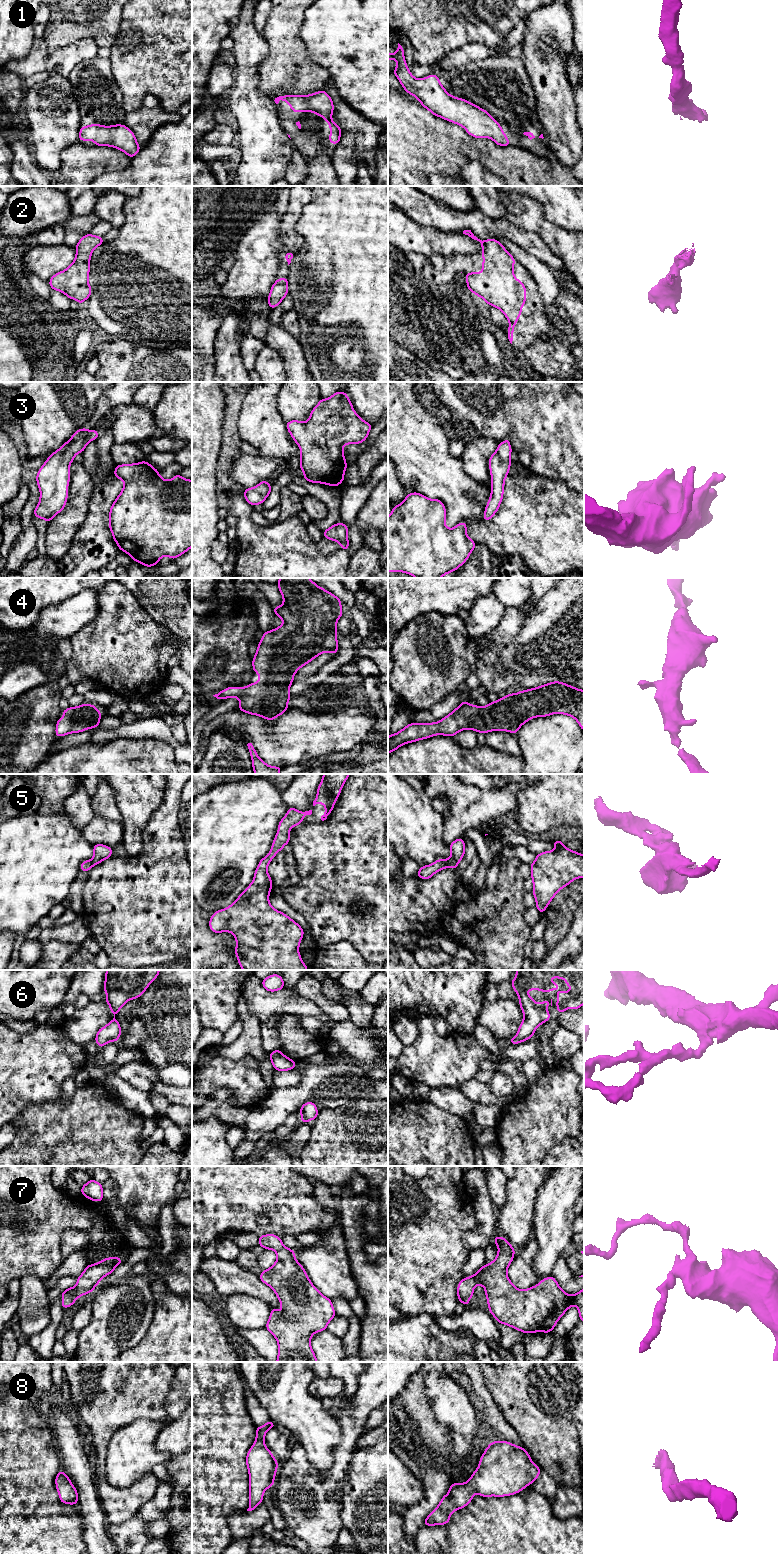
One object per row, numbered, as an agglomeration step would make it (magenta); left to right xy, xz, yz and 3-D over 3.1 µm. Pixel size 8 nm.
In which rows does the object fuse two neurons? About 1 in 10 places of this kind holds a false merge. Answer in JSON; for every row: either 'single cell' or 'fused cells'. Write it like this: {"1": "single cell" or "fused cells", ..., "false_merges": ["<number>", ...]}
{"1": "single cell", "2": "single cell", "3": "single cell", "4": "single cell", "5": "single cell", "6": "single cell", "7": "single cell", "8": "single cell", "false_merges": []}

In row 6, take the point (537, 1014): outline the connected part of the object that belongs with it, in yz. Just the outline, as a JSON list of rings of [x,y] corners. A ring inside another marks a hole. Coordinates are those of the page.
[[[517,970],[511,985],[519,997],[524,1019],[516,1036],[509,1040],[509,1044],[519,1044],[530,1039],[539,1025],[551,1019],[547,1011],[549,1000],[546,998],[543,1003],[536,1003],[526,992],[527,990],[551,992],[555,988],[558,989],[561,985],[552,983],[549,980],[551,976],[563,978],[566,986],[573,987],[567,992],[556,991],[558,1014],[568,1008],[577,1010],[584,1004],[584,970]]]

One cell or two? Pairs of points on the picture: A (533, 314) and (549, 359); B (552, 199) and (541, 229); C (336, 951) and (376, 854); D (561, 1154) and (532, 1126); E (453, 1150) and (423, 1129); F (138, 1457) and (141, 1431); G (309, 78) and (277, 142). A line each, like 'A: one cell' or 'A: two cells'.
A: one cell
B: two cells
C: two cells
D: two cells
E: one cell
F: one cell
G: two cells

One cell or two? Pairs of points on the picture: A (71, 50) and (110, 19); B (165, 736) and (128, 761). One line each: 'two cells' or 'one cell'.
A: two cells
B: two cells

